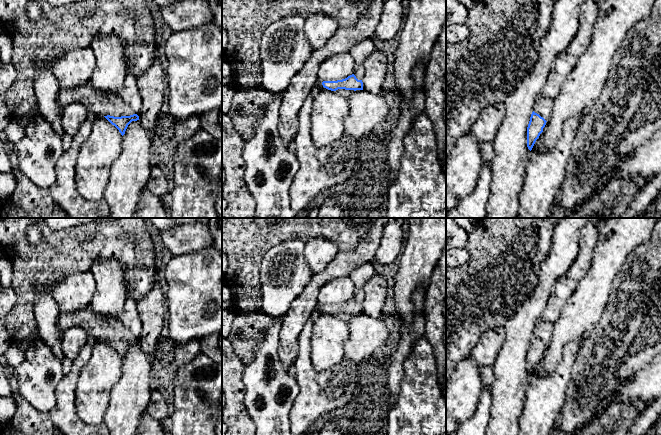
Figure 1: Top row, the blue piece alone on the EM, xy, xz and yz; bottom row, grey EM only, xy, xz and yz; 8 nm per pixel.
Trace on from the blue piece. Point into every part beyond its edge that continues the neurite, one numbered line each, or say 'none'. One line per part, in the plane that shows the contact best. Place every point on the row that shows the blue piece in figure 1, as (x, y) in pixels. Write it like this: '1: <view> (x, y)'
1: xy (101, 103)

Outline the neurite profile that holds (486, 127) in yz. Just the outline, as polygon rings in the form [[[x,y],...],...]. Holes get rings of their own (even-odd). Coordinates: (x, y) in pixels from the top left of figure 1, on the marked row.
[[[504,103],[486,106],[471,126],[470,132],[479,142],[493,142],[503,122],[504,116]]]

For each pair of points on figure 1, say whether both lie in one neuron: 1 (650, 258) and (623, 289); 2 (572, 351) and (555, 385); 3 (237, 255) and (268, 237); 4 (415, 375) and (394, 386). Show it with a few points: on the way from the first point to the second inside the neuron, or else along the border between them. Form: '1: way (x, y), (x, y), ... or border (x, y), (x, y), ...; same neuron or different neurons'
1: way (645, 266), (631, 281); same neuron
2: way (568, 359), (559, 377); same neuron
3: way (245, 247), (255, 237), (260, 237); same neuron
4: border (403, 369), (400, 389), (393, 405); different neurons

